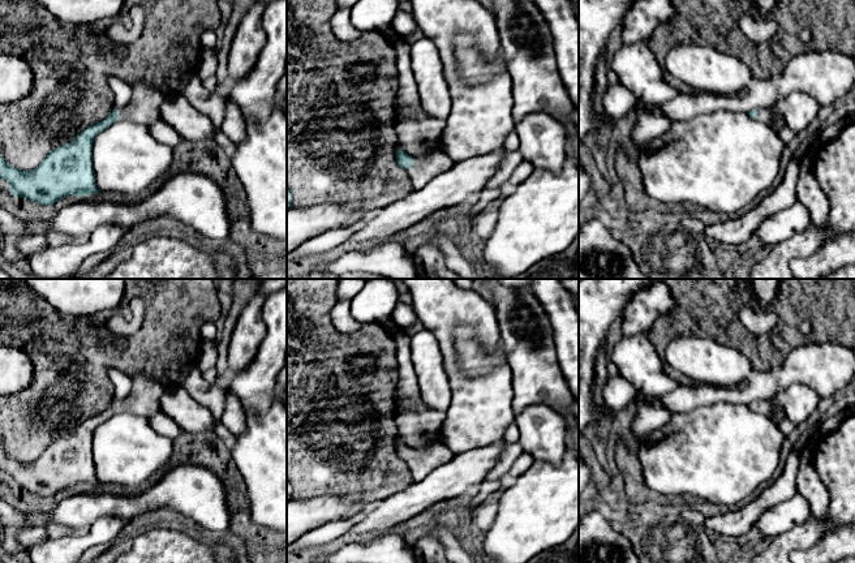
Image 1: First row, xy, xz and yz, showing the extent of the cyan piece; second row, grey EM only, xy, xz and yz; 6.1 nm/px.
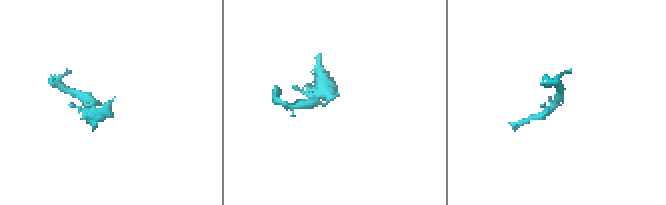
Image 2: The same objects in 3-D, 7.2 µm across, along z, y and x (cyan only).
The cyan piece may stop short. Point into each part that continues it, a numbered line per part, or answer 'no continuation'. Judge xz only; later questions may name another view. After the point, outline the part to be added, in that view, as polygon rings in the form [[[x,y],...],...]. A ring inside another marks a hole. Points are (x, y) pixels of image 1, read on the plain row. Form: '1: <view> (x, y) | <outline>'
1: xz (421, 464) | [[[444,443],[431,446],[424,452],[416,452],[408,461],[413,481],[421,481],[435,468],[448,463],[454,456],[454,452]]]

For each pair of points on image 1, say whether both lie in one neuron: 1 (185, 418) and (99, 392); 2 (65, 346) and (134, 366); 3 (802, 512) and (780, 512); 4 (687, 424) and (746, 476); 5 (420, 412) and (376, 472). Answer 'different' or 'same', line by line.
1: different
2: same
3: same
4: same
5: different

